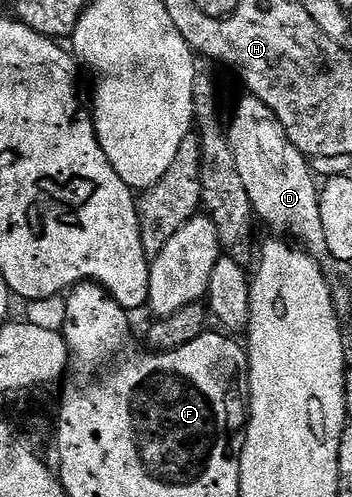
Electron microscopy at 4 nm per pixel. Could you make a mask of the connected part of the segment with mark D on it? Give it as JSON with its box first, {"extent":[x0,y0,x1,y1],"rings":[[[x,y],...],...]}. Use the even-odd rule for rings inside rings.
{"extent":[227,96,326,256],"rings":[[[244,96],[237,102],[237,107],[233,110],[233,115],[228,115],[227,118],[227,133],[229,135],[229,143],[231,144],[231,153],[235,156],[235,168],[239,168],[239,176],[243,179],[243,188],[247,188],[247,196],[251,200],[253,205],[254,215],[258,219],[261,218],[266,222],[267,225],[273,229],[273,232],[281,232],[277,230],[290,230],[294,234],[296,241],[300,243],[304,249],[308,250],[310,254],[314,256],[321,256],[326,253],[325,248],[325,237],[323,236],[323,220],[321,219],[321,200],[319,197],[319,186],[318,183],[313,183],[313,174],[309,171],[311,166],[310,159],[306,158],[305,155],[299,152],[299,148],[295,148],[295,144],[291,144],[291,140],[287,140],[287,136],[283,132],[283,128],[279,124],[279,120],[275,116],[275,112],[271,112],[271,108],[267,108],[267,104],[263,104],[258,98],[252,96]]]}

